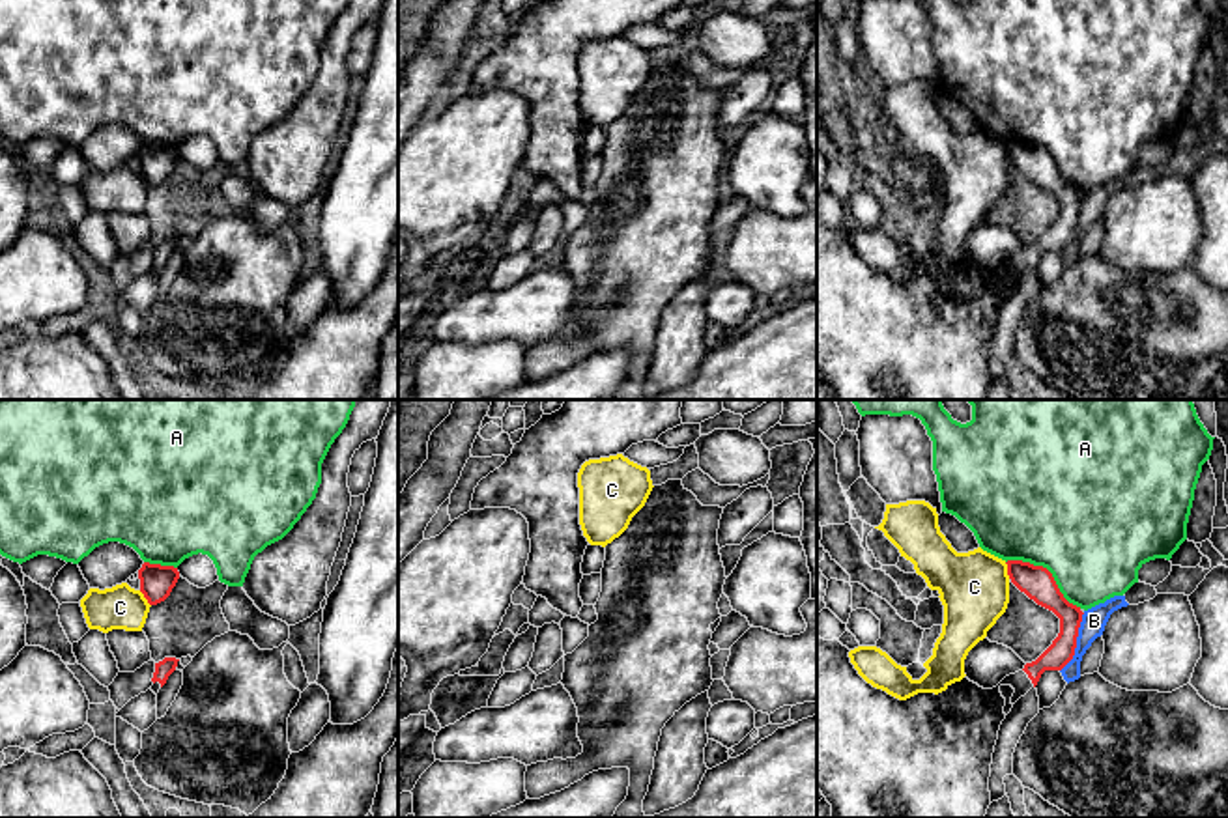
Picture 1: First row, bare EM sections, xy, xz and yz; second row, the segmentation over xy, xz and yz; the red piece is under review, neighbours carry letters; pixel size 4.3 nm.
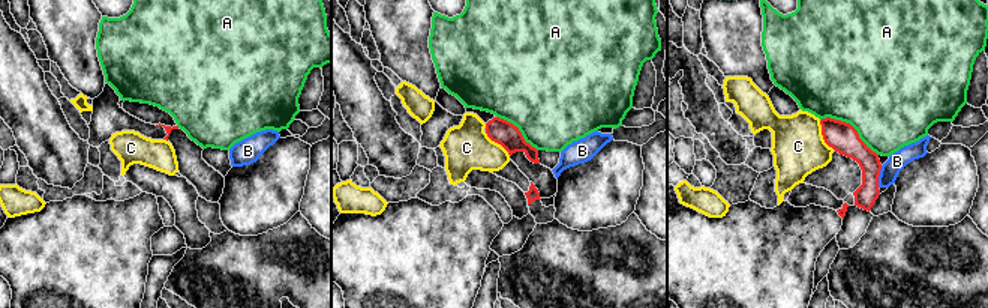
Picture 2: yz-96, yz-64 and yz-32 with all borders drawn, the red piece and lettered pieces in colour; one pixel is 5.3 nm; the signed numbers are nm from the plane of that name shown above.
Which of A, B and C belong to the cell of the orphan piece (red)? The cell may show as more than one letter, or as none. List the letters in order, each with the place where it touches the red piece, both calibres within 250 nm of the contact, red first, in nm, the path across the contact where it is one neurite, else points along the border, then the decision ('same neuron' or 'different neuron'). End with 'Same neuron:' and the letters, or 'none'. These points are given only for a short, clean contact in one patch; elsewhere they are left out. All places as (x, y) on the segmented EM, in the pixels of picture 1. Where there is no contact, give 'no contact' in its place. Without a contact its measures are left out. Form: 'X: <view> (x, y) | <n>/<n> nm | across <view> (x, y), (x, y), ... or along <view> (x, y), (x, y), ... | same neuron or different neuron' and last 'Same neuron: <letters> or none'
A: yz (1049, 572) | 140/500 nm | along yz (1006, 561), (1042, 564), (1051, 574), (1058, 591), (1081, 607) | different neuron
B: yz (1075, 643) | 120/110 nm | along yz (1085, 613), (1079, 624), (1075, 654), (1060, 671) | different neuron
C: yz (1008, 570) | 140/300 nm | along yz (1004, 563), (1010, 578) | different neuron
Same neuron: none

